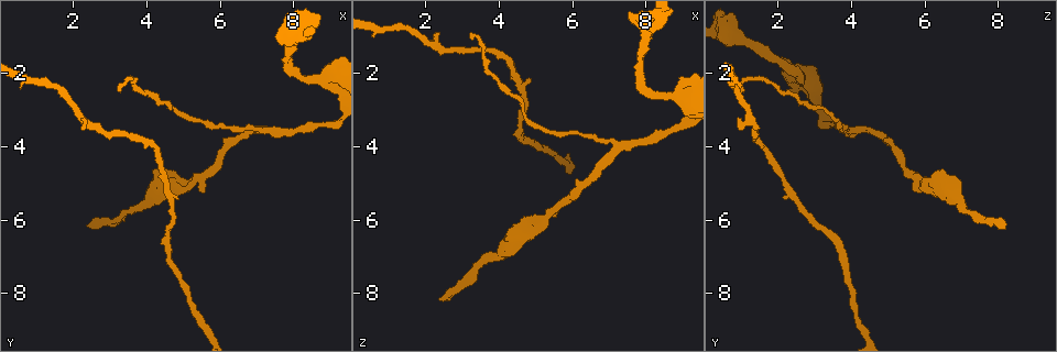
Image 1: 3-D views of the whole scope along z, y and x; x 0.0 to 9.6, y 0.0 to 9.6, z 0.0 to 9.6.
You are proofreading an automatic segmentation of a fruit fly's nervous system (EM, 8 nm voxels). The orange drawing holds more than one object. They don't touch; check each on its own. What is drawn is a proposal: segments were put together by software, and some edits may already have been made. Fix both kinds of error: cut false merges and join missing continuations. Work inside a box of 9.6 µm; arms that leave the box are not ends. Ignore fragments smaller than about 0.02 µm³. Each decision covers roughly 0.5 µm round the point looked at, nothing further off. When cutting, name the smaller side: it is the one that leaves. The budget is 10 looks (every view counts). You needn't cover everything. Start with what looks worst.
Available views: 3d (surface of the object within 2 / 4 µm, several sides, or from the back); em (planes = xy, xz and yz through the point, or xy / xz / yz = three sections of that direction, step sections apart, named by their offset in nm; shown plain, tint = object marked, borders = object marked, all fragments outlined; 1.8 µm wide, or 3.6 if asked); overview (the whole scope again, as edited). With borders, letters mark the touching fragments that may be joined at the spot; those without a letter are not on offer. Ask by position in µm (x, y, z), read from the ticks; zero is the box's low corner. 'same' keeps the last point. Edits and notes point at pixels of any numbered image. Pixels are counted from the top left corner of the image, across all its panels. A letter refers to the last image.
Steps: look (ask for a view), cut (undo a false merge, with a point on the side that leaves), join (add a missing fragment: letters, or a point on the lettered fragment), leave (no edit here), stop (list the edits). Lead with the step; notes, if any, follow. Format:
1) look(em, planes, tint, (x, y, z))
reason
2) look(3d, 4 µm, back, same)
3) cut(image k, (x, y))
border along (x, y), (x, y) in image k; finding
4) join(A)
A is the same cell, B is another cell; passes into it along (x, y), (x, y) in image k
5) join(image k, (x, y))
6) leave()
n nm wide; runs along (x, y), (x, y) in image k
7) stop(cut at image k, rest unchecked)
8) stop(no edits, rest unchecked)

look(3d, 2 µm, back, (8.15, 0.90, 0.80))
abrupt turn

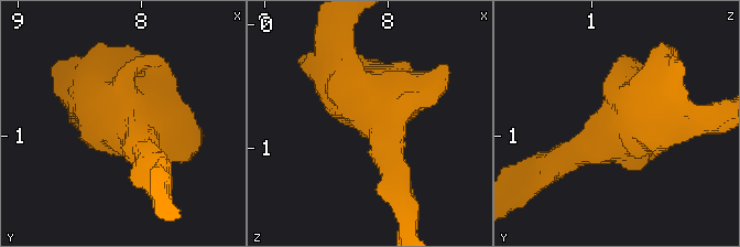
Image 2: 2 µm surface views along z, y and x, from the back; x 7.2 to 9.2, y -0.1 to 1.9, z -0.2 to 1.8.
look(em, planes, borders, (8.08, 0.94, 0.80))
now the EM

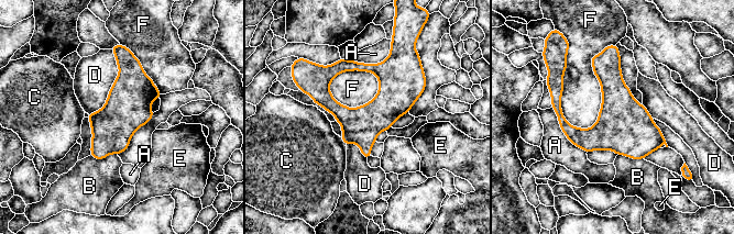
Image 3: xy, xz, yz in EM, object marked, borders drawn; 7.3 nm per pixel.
leave()
F touches over 700 nm; A, B, C, D, E and F are other cells; border along (615, 44), (572, 126) in image 3; continuous, no second neuron

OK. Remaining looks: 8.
look(em, planes, borders, (7.30, 3.65, 4.05))
three-way junction

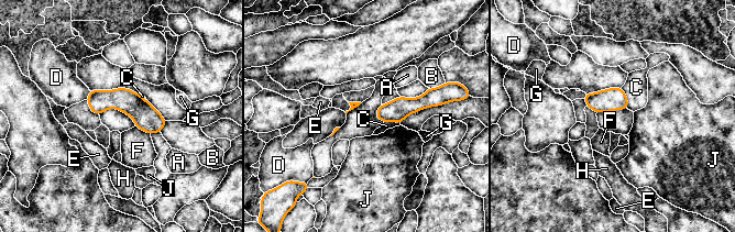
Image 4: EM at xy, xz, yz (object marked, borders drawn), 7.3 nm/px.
leave()
130 nm wide; A, B, C, D, E, F, G, H and J are other cells; border along (621, 88), (626, 97), (627, 108) in image 4; one neuron here

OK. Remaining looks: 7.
look(em, planes, borders, (8.95, 1.85, 2.15))

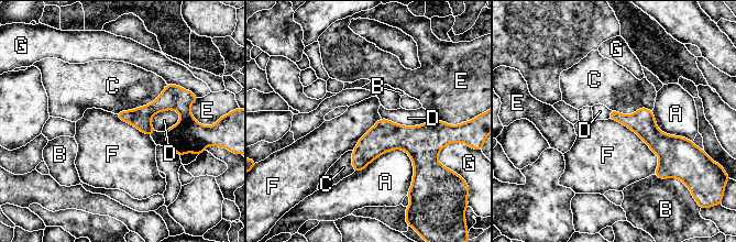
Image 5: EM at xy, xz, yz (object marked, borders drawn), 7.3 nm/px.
leave()
A, B, C, D, E, F and G are other cells; border along (610, 118), (657, 155), (655, 174) in image 5; none of them fits

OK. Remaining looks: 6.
look(em, planes, borders, (3.30, 2.50, 1.05))
end of a long branch

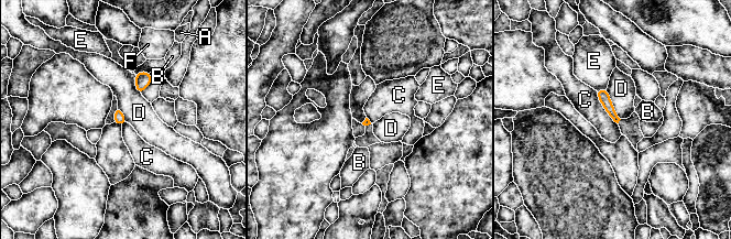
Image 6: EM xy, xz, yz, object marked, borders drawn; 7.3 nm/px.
leave()
A, B, C, D, E and F are other cells; border along (596, 91), (602, 107), (617, 123) in image 6; none of them fits

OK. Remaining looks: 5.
stop(no edits, rest unchecked)

